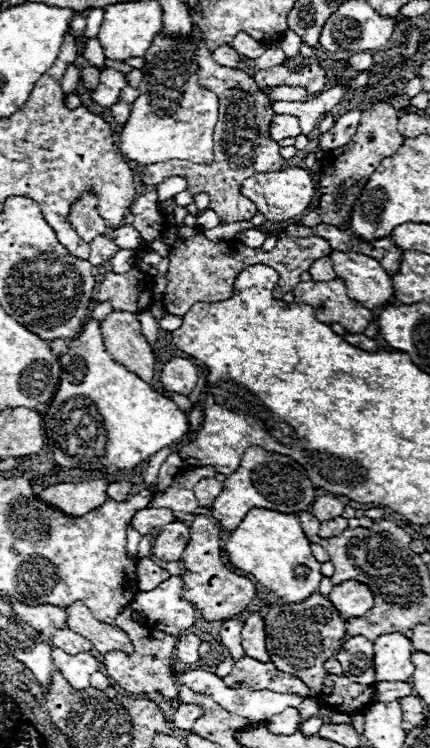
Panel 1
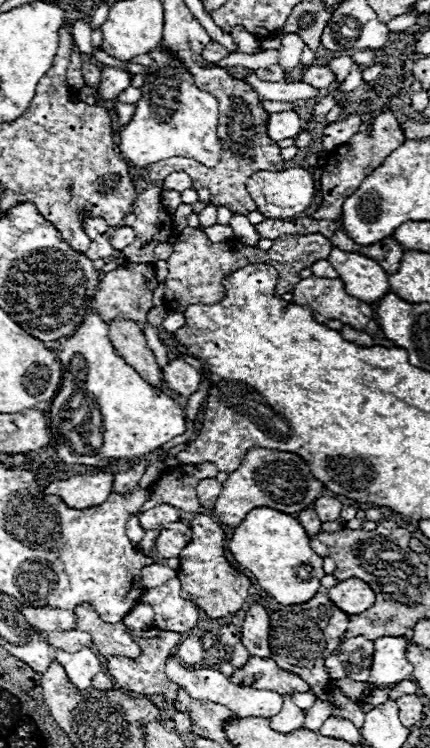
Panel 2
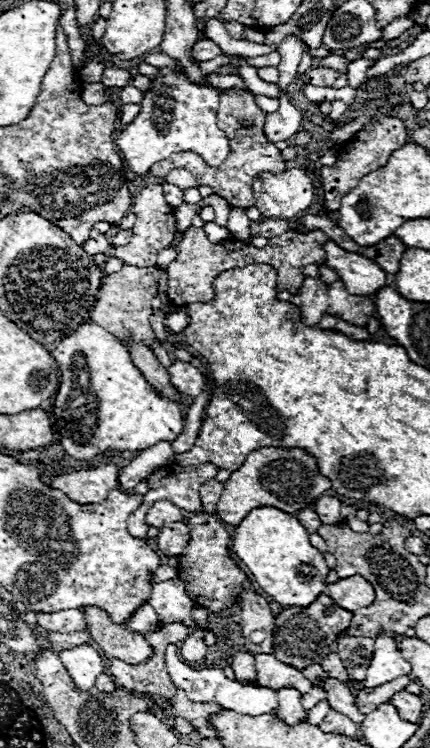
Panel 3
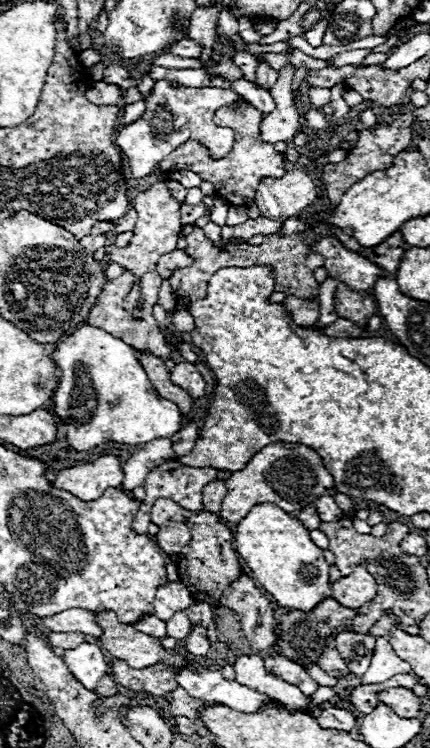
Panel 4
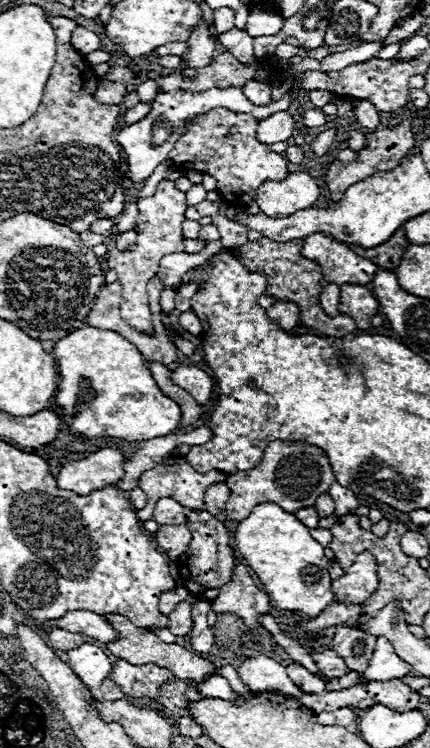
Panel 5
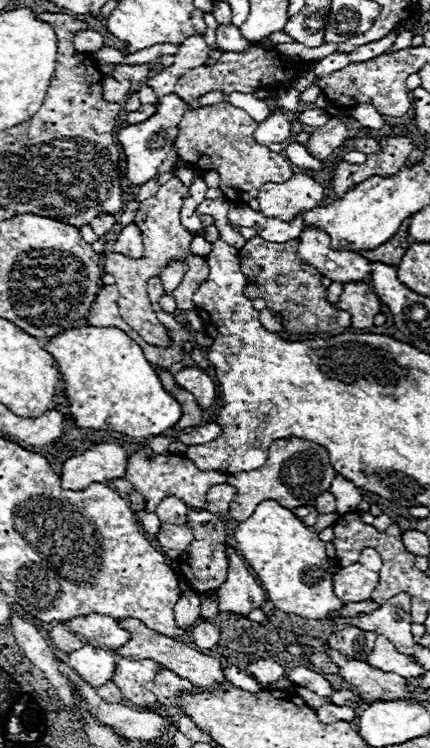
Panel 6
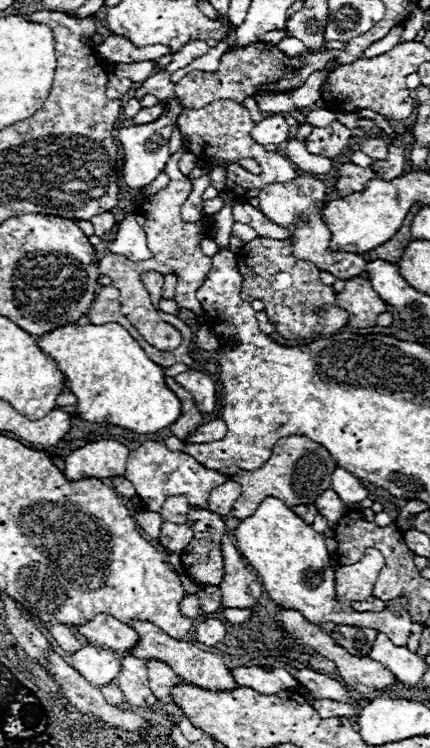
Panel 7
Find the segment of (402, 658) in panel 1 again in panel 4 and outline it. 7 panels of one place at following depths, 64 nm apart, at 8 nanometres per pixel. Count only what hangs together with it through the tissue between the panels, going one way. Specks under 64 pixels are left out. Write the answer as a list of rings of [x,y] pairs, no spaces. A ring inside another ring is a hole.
[[[376,638],[376,648],[372,656],[372,664],[364,676],[354,676],[350,673],[346,678],[338,682],[338,688],[356,688],[358,684],[380,684],[396,674],[410,674],[410,664],[400,660],[396,652],[392,650],[390,642],[386,638]]]

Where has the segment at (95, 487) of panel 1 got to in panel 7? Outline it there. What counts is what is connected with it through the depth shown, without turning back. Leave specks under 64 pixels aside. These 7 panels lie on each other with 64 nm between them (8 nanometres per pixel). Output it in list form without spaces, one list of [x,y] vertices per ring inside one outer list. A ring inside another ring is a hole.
[[[100,440],[74,450],[66,458],[64,476],[68,482],[84,478],[114,478],[124,476],[130,450],[116,440]]]

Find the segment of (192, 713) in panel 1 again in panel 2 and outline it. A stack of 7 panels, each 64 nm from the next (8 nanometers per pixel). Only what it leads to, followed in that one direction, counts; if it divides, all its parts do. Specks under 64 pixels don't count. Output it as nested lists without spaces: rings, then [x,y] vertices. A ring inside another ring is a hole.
[[[178,712],[178,714],[174,716],[174,728],[176,728],[178,732],[190,732],[190,728],[192,728],[192,718],[190,718],[190,714],[188,714],[188,712]]]

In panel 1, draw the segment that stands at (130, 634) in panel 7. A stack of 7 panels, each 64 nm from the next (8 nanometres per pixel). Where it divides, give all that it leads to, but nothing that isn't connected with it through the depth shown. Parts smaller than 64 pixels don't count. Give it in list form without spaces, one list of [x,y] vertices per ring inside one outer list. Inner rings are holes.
[[[10,600],[12,604],[12,612],[22,620],[26,622],[28,626],[32,626],[34,630],[42,632],[46,628],[64,628],[64,622],[66,622],[66,614],[64,609],[50,605],[42,604],[38,606],[28,606],[20,604],[18,600]]]

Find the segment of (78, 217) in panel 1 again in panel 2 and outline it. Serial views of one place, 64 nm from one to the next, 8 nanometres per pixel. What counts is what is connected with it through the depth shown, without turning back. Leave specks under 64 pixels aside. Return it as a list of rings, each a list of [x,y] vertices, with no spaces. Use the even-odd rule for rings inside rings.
[[[88,216],[86,222],[84,222],[84,232],[86,232],[86,236],[88,236],[90,240],[94,240],[94,238],[100,236],[100,234],[104,234],[108,228],[110,228],[110,226],[108,226],[104,220],[100,220],[100,218]]]

